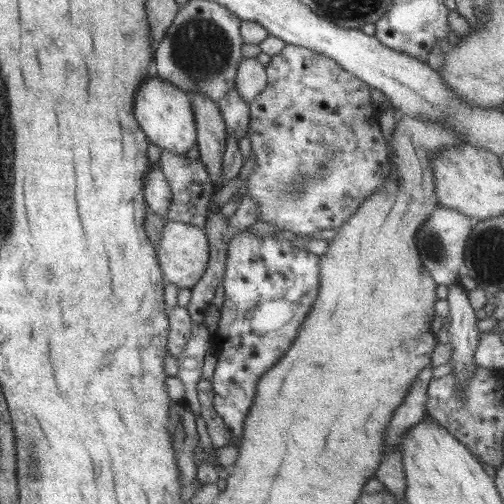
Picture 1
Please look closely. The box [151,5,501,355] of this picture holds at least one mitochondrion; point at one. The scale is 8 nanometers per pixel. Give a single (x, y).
(200, 49)

